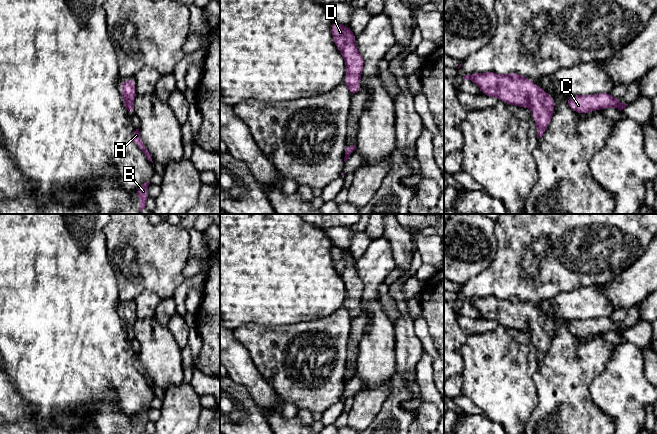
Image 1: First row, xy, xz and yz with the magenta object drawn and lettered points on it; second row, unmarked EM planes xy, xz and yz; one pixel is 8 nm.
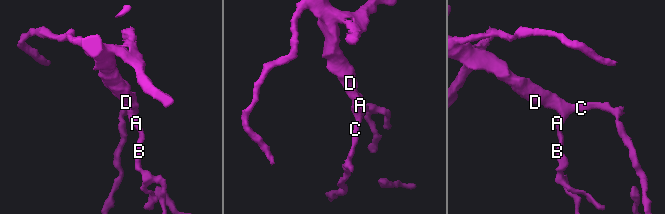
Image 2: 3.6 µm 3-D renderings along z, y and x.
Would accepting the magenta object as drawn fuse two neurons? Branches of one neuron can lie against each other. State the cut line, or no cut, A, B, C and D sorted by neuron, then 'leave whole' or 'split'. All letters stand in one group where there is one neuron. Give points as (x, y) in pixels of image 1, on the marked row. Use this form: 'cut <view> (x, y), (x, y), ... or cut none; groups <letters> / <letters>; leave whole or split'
cut none; groups A B C D; leave whole

